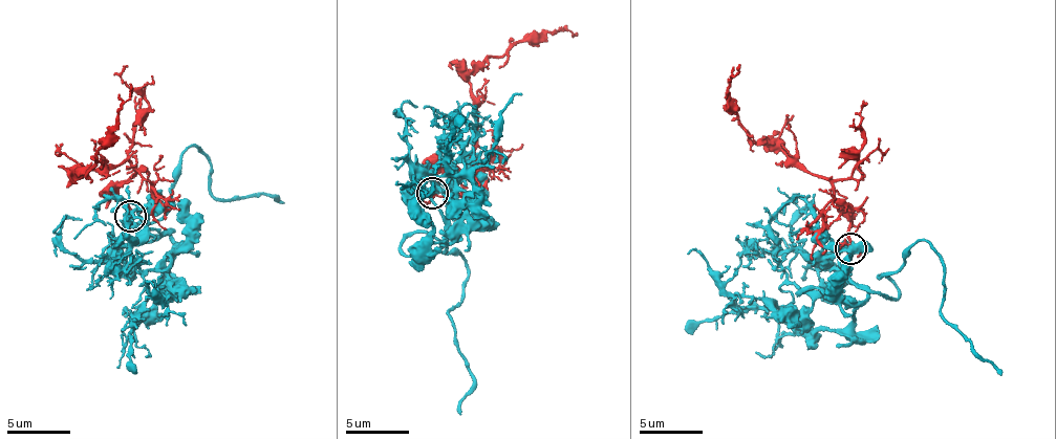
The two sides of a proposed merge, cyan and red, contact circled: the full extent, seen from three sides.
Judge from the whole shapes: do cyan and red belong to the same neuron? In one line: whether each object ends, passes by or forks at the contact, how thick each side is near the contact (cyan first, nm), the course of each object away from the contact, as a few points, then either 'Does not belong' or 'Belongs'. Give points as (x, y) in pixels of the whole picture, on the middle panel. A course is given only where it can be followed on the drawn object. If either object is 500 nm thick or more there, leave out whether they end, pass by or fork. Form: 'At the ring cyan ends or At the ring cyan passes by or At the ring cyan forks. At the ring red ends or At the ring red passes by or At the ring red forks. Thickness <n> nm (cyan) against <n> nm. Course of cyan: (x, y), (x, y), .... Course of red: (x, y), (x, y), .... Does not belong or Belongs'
Thickness 550 nm (cyan) against 170 nm. Course of cyan: (432, 193), (443, 188), (445, 240), (404, 256), (417, 231), (467, 268), (448, 313), (472, 382), (460, 415). Course of red: (432, 193), (439, 169), (461, 174), (476, 143), (474, 102), (468, 72), (488, 57), (561, 27), (577, 34). Does not belong

